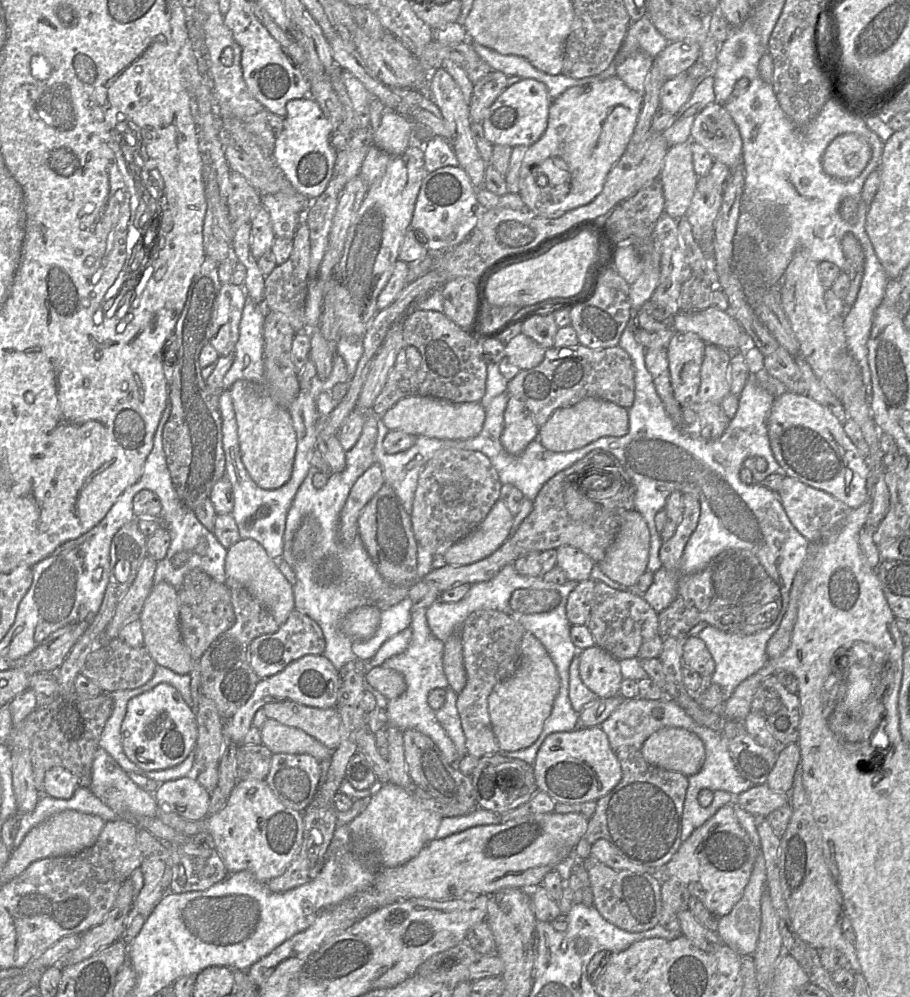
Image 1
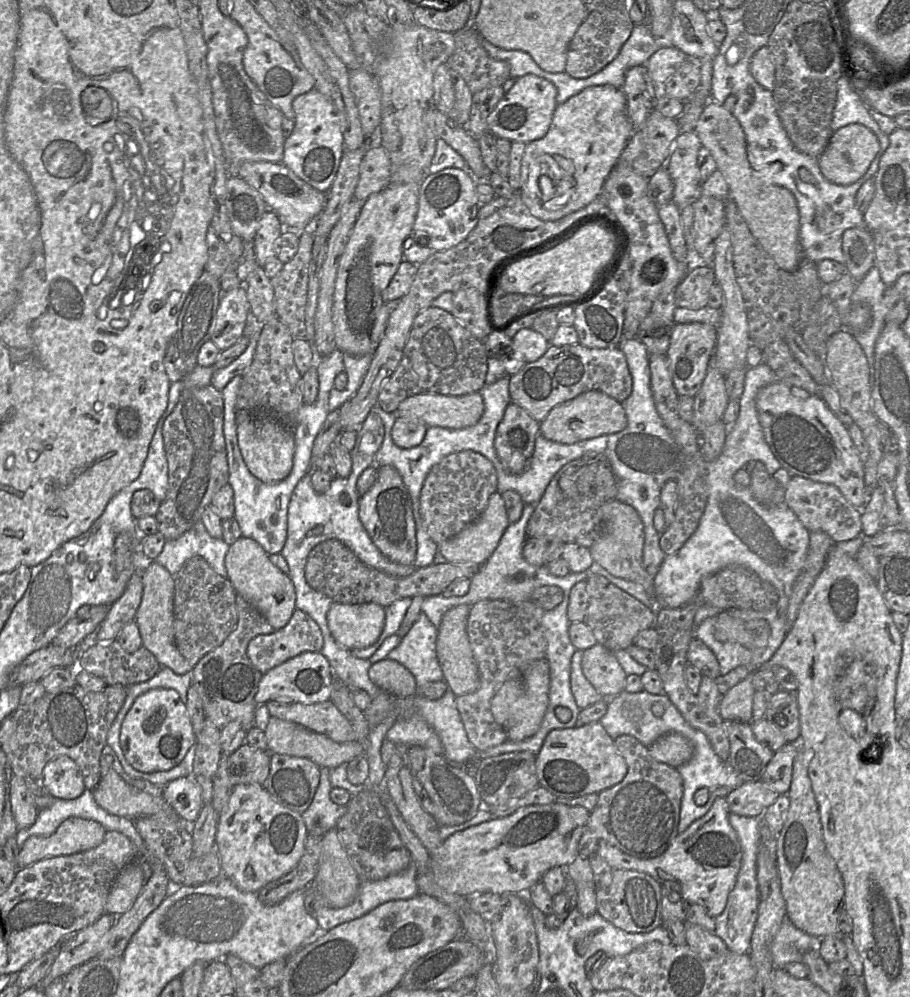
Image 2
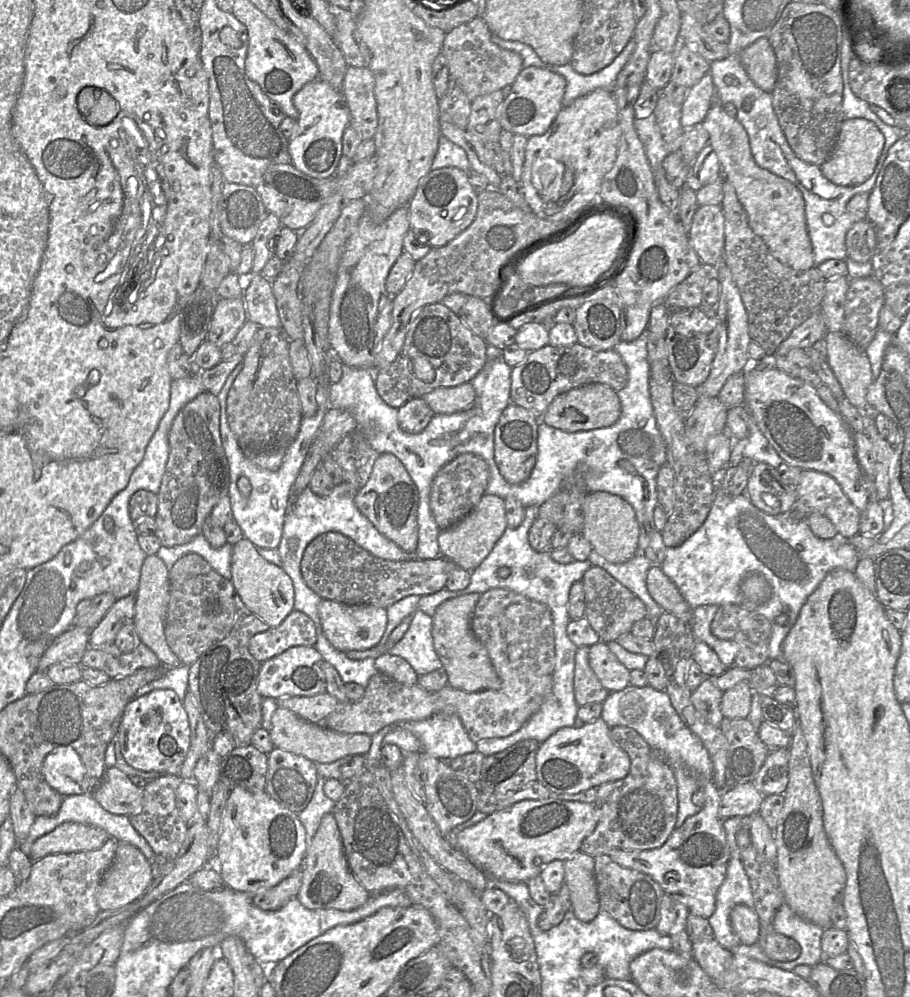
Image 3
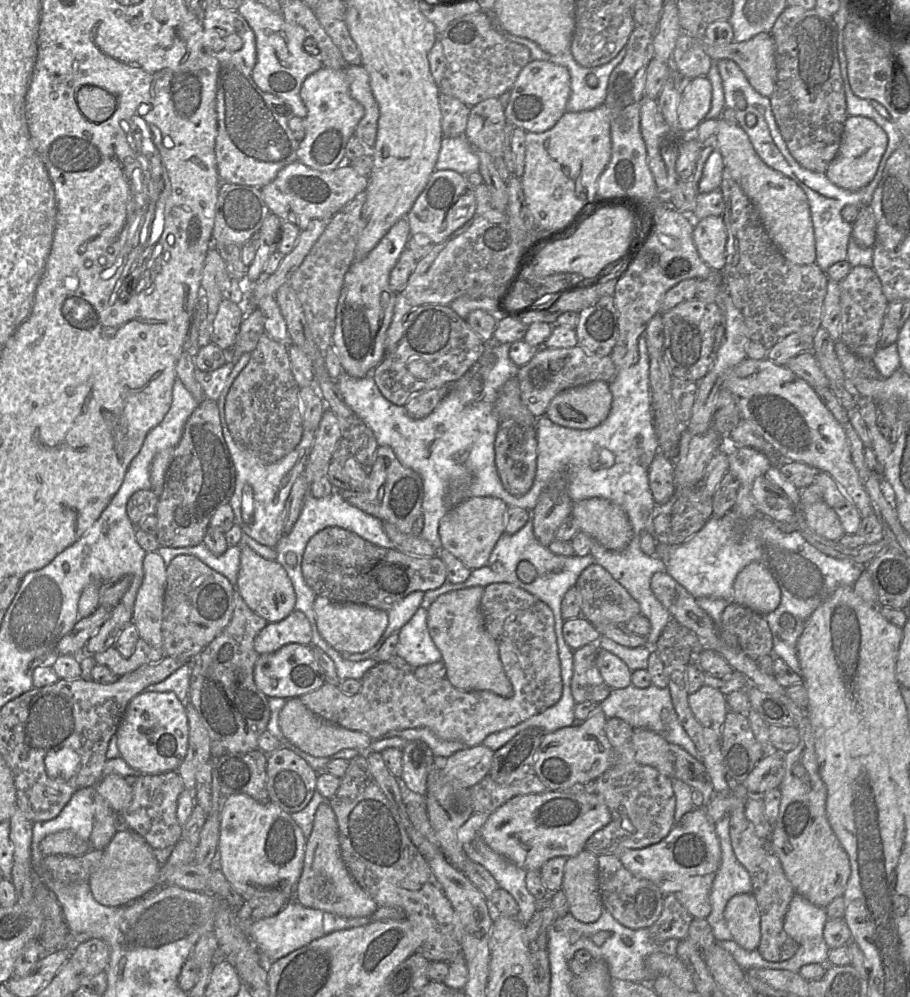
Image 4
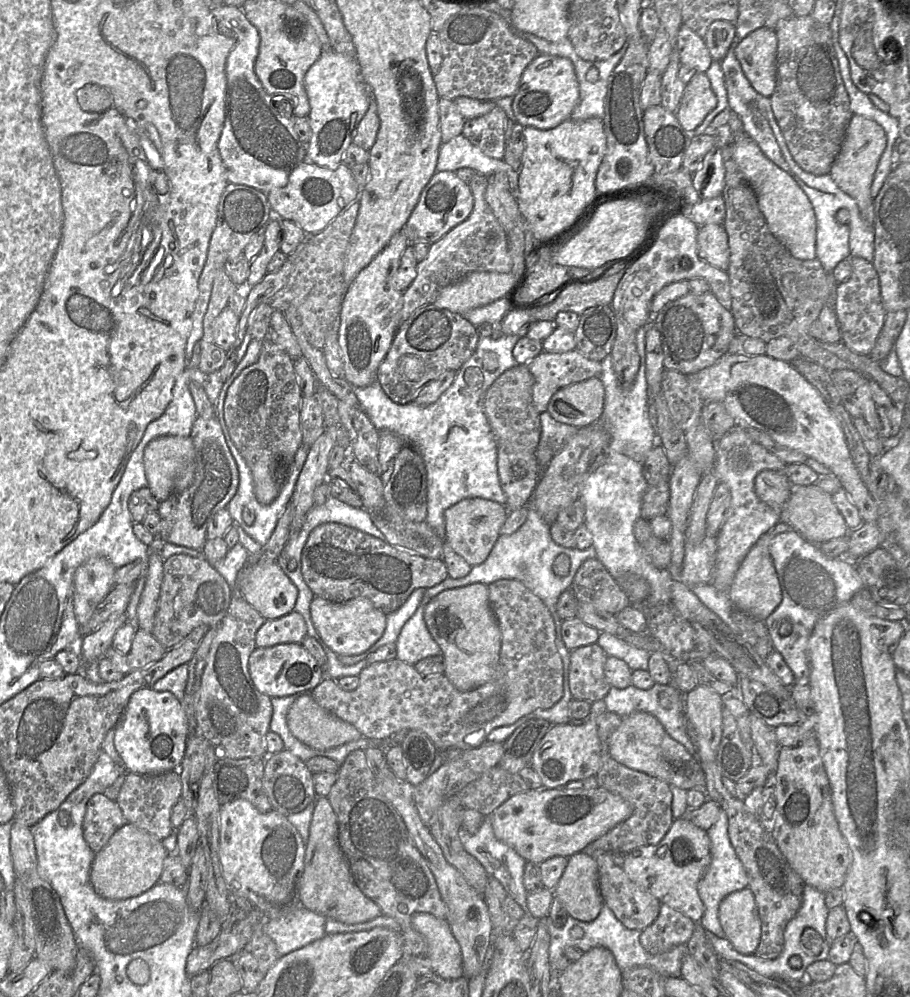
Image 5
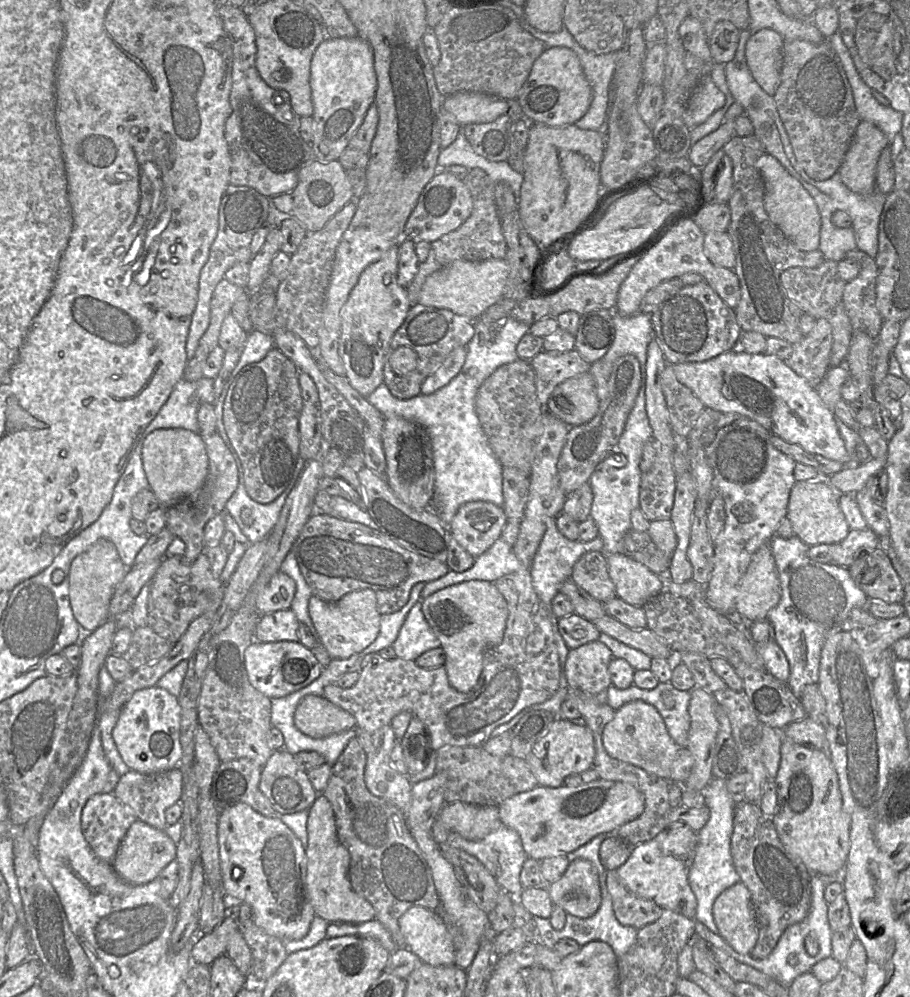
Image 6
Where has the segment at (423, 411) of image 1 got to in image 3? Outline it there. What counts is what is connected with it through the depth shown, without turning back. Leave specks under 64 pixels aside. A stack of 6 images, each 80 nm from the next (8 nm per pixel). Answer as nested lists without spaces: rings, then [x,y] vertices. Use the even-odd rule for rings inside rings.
[[[471,383],[453,387],[440,387],[424,394],[421,398],[434,414],[453,414],[469,409],[475,400],[475,390]]]

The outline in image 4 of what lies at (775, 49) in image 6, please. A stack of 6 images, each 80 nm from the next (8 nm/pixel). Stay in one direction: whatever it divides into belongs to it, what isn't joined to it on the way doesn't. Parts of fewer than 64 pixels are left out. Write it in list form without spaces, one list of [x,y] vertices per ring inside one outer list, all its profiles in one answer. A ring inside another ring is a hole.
[[[761,32],[747,41],[726,45],[709,43],[705,38],[697,39],[713,61],[735,61],[752,87],[761,95],[770,98],[777,81],[775,45],[770,33]]]

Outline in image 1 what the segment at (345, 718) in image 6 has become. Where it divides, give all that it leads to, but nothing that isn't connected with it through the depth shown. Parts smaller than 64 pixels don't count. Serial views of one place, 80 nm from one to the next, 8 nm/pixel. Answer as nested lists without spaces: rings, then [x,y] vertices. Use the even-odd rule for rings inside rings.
[[[267,719],[261,726],[262,744],[273,754],[309,754],[320,762],[329,762],[333,750],[303,730]]]

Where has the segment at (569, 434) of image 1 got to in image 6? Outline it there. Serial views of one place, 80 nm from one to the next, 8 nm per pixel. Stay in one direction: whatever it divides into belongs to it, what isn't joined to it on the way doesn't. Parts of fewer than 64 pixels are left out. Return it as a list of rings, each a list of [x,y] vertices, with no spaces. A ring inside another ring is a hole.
[[[583,373],[559,384],[550,394],[545,409],[573,427],[589,422],[599,407],[595,379]]]

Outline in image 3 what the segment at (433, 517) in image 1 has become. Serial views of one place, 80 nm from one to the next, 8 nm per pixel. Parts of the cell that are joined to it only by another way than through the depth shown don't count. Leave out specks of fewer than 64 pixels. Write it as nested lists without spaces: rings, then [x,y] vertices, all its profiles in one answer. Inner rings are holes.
[[[471,453],[460,454],[435,475],[430,490],[430,509],[439,529],[448,529],[464,519],[480,502],[489,481],[487,463]]]

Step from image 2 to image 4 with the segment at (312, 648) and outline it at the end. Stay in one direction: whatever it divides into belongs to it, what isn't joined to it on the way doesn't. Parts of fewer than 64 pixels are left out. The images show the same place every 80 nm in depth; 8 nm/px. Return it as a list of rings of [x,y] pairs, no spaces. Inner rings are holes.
[[[293,610],[279,622],[268,623],[256,636],[253,642],[255,651],[259,654],[273,653],[285,645],[297,643],[310,645],[312,629],[306,615]]]

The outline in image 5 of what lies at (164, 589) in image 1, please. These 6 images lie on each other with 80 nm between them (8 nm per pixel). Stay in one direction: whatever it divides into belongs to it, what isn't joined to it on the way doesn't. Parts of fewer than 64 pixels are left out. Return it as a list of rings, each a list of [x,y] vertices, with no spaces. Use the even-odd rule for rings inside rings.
[[[150,549],[147,575],[137,607],[137,628],[152,632],[163,579],[163,559],[158,551]]]

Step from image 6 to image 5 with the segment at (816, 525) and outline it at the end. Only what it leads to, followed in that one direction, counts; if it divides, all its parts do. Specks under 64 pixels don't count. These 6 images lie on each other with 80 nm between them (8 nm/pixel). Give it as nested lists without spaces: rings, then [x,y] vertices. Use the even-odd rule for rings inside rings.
[[[816,483],[806,486],[792,485],[790,497],[781,513],[782,518],[805,540],[816,545],[848,535],[850,531],[844,517],[834,504],[832,495],[823,491]]]

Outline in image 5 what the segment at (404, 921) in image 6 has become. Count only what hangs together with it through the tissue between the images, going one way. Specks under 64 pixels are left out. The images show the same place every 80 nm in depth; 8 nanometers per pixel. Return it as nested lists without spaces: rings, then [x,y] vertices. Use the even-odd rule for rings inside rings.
[[[417,912],[412,915],[412,925],[427,941],[426,956],[431,960],[434,973],[448,980],[462,977],[462,953],[448,922],[429,913]]]

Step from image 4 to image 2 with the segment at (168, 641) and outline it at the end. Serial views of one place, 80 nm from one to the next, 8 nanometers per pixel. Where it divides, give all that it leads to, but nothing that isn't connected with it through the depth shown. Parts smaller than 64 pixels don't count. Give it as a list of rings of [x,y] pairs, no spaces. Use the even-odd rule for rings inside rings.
[[[201,556],[187,559],[174,580],[174,640],[181,655],[194,666],[205,654],[219,646],[238,621],[236,591],[227,577],[217,574]]]

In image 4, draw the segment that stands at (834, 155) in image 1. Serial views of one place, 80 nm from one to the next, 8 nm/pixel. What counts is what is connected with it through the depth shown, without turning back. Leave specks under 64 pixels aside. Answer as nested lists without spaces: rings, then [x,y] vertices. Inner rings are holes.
[[[848,116],[844,123],[838,152],[825,175],[838,187],[851,191],[859,190],[874,178],[887,144],[886,132],[875,121],[864,116]]]

